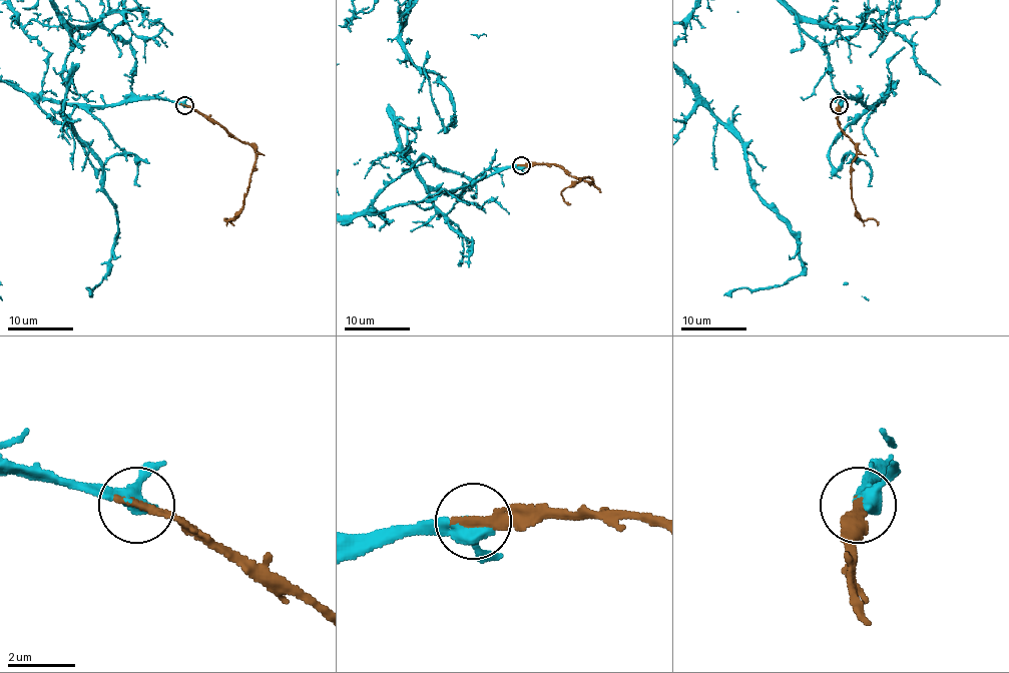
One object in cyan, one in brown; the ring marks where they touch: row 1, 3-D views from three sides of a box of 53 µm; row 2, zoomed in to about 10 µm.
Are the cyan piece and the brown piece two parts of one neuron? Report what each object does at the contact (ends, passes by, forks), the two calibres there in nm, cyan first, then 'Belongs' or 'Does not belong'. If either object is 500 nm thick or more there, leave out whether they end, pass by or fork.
At the ring cyan passes by. At the ring brown ends. Thickness 380 nm (cyan) against 320 nm. Belongs

